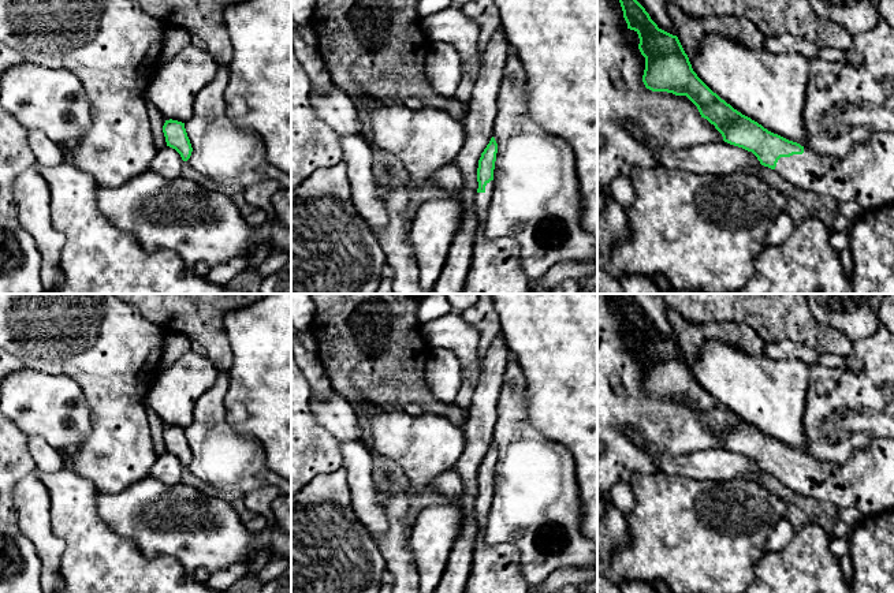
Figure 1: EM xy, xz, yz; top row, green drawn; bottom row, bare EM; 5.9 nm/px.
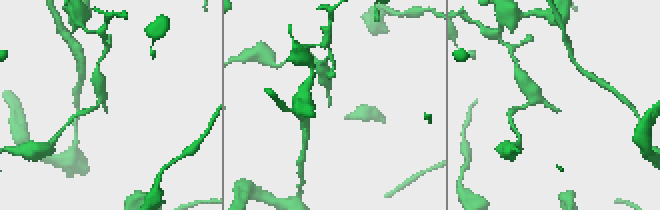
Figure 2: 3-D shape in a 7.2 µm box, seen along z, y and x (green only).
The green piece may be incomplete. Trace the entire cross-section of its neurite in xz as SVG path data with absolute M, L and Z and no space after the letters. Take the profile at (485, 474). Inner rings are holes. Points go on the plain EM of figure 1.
M492 443L478 466L478 495L474 503L478 537L463 593L532 593L533 586L522 578L517 548L483 540L483 526L492 506L496 459L498 450Z

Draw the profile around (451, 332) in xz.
M448 313L437 320L420 324L422 340L432 348L450 350L461 365L461 388L455 404L468 410L472 404L481 370L478 357L480 332L465 322L458 314Z

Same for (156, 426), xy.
M146 410L148 421L149 421L149 432L152 436L152 443L154 452L157 455L161 455L167 452L165 443L163 439L163 432L165 429L165 425L163 421L157 417L157 414L153 410Z

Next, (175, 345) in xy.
M165 333L160 368L174 363L191 350L191 340L183 333Z

